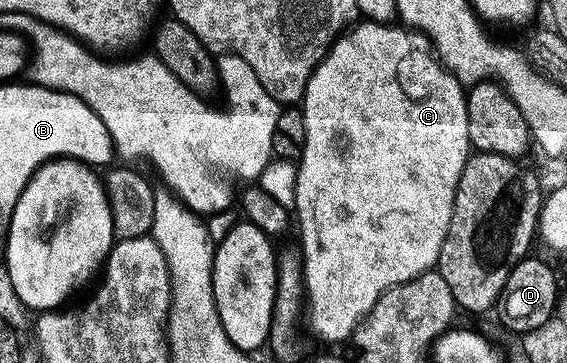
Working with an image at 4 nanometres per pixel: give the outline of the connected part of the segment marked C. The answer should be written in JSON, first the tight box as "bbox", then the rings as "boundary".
{"bbox":[294,23,473,345],"boundary":[[[360,23],[348,30],[328,52],[323,63],[316,67],[304,92],[302,108],[306,119],[306,147],[304,158],[299,161],[296,185],[296,206],[294,217],[300,220],[300,241],[304,259],[304,287],[306,290],[306,321],[312,324],[312,333],[320,341],[336,345],[339,341],[351,342],[356,328],[374,311],[383,293],[389,293],[402,283],[410,283],[423,273],[431,273],[440,264],[442,243],[450,231],[450,219],[456,206],[458,183],[462,171],[473,152],[468,122],[468,93],[460,80],[440,64],[430,42],[423,33],[407,27],[395,29],[395,24],[378,25]]]}

